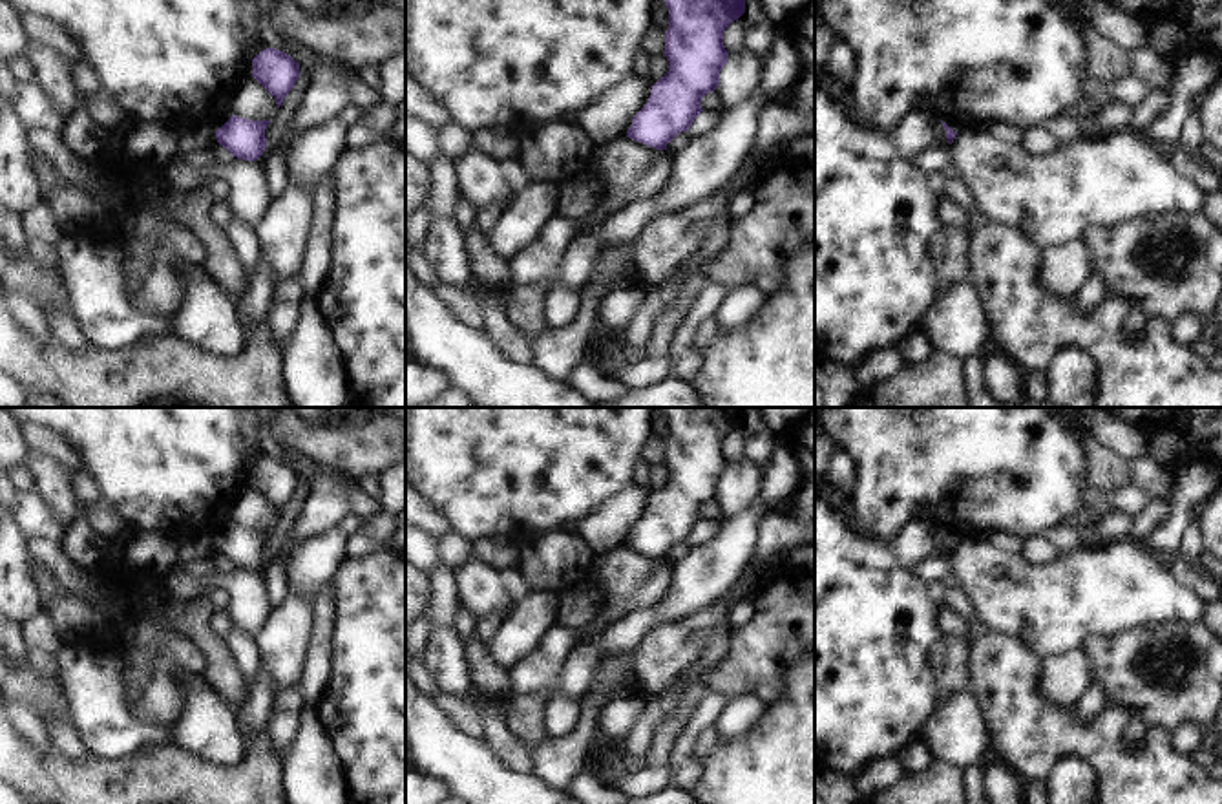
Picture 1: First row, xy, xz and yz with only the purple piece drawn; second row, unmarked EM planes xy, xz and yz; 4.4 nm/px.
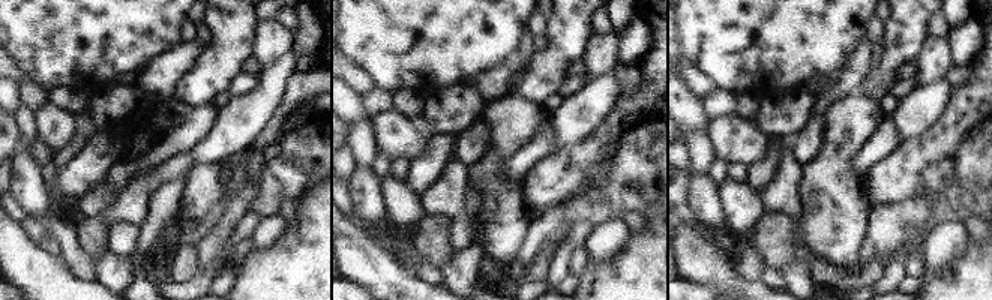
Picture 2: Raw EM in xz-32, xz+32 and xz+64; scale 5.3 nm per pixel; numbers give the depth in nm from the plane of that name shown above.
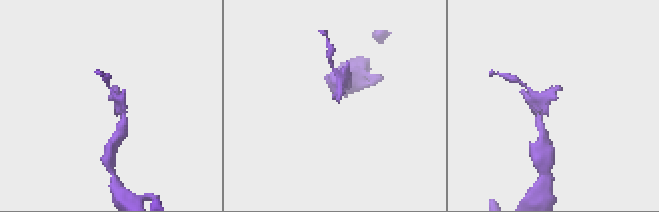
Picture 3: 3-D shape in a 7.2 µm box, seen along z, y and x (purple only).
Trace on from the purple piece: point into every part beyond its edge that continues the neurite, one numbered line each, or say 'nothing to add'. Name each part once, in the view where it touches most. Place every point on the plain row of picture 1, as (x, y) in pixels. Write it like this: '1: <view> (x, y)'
nothing to add

